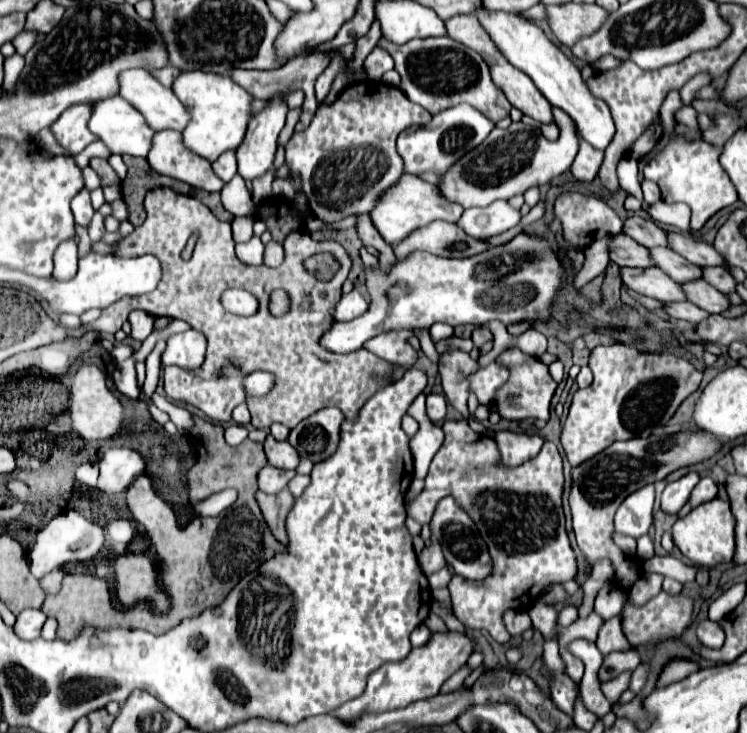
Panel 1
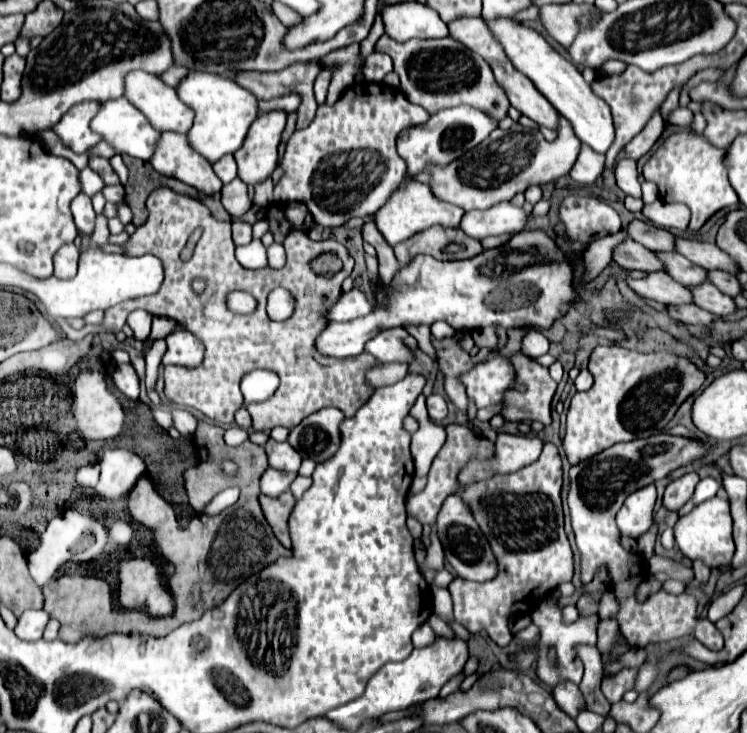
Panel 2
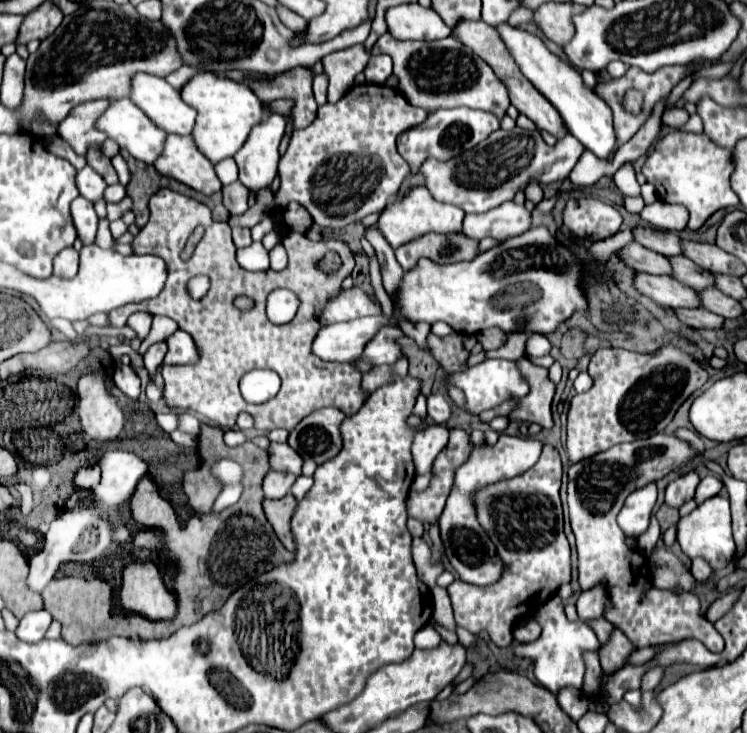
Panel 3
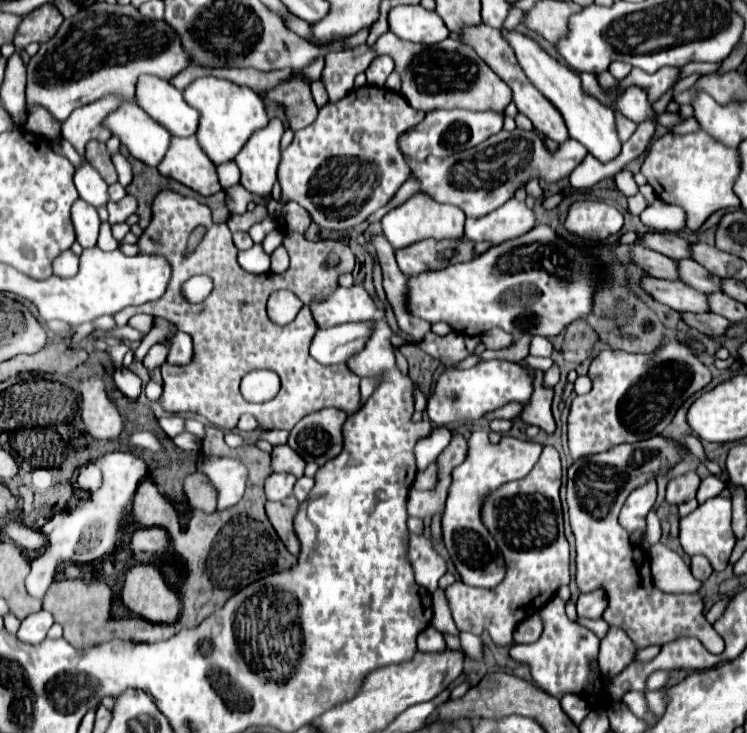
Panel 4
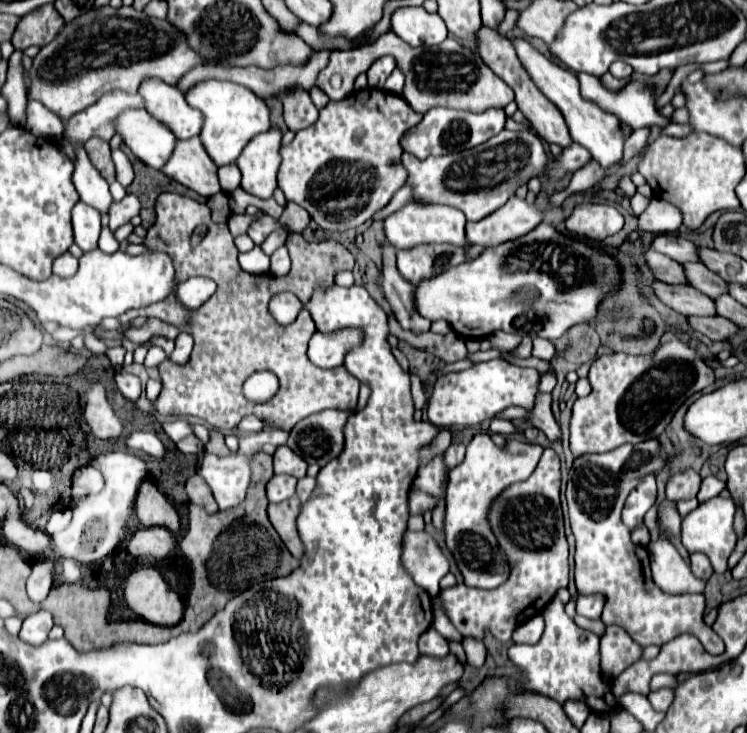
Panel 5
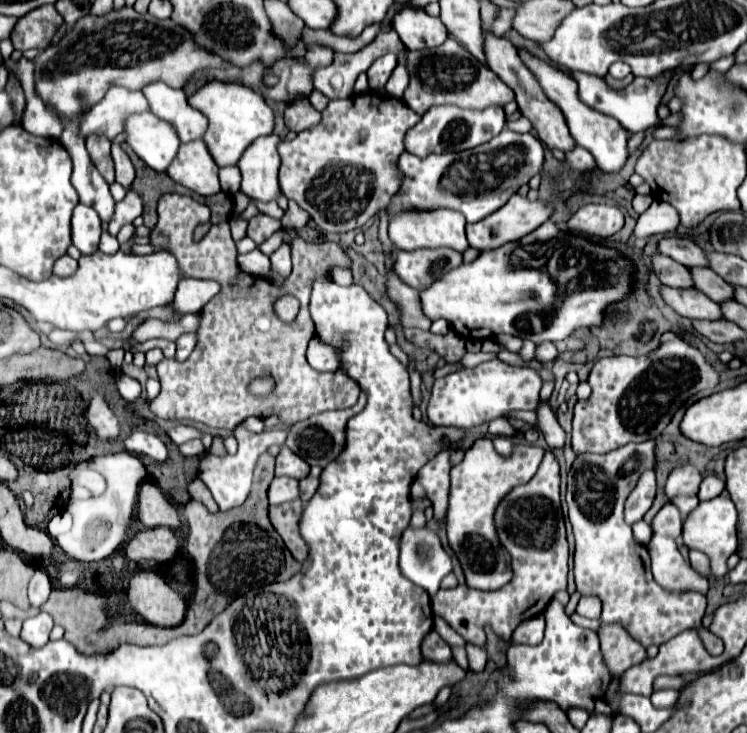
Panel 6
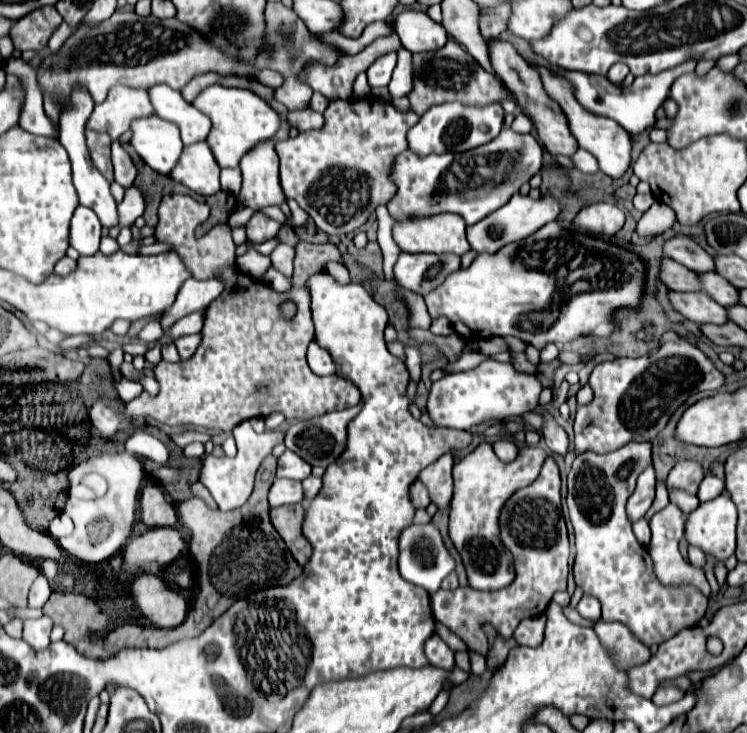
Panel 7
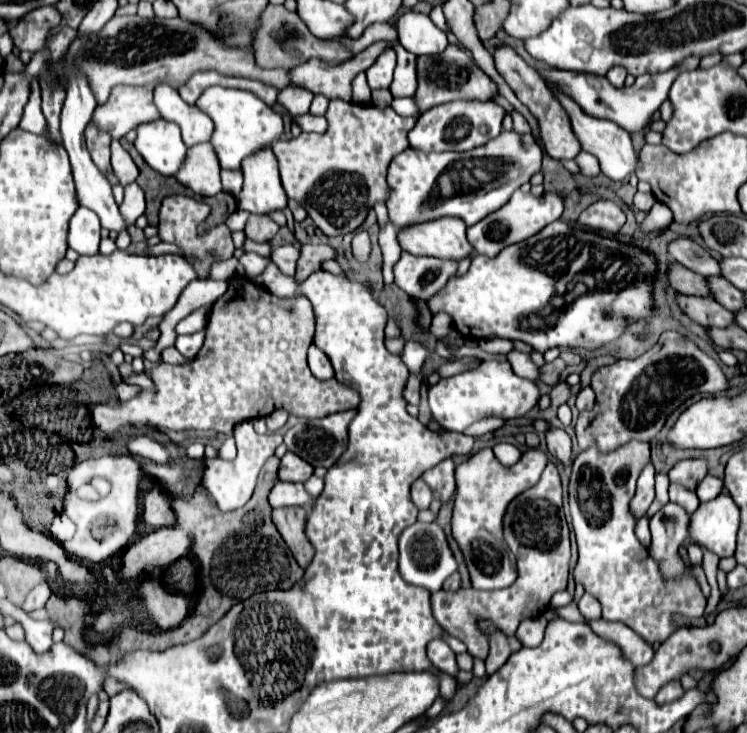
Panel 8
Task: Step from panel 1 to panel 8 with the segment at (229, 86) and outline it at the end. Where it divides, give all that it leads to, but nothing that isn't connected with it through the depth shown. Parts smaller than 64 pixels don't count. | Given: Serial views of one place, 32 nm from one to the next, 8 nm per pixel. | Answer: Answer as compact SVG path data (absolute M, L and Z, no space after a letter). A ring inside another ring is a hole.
M212 86L200 94L200 100L196 100L196 106L204 110L214 122L210 144L216 148L220 168L238 170L246 156L254 154L264 146L270 146L282 134L280 114L276 114L268 104L264 104L264 100L260 100L256 94L248 90Z

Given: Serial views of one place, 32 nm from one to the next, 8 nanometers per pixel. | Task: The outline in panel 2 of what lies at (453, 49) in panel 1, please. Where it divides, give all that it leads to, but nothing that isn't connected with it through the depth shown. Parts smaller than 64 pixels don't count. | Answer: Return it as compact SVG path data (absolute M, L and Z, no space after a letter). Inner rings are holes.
M386 34L378 40L376 50L386 52L394 60L394 70L402 78L400 92L412 102L426 108L430 114L468 104L482 112L488 112L494 120L502 120L508 114L510 102L506 92L496 84L490 66L478 56L476 52L468 50L464 44L456 42L454 38L436 38L436 40L408 40L398 44L390 40Z

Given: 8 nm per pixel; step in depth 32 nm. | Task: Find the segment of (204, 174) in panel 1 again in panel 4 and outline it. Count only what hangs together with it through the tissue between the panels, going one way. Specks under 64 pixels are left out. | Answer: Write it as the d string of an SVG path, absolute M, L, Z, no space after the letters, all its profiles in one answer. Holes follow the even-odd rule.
M172 136L168 156L160 160L158 172L182 182L184 186L200 192L202 196L212 196L222 190L216 176L216 166L202 152L202 148L196 142L196 136Z

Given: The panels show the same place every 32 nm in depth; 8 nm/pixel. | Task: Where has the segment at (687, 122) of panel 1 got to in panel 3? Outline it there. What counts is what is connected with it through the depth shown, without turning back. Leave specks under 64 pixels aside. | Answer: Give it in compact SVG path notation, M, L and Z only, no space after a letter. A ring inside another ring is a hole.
M681 108L681 113L675 113L675 116L669 116L668 113L664 113L662 116L662 124L670 127L680 128L690 118L688 112Z

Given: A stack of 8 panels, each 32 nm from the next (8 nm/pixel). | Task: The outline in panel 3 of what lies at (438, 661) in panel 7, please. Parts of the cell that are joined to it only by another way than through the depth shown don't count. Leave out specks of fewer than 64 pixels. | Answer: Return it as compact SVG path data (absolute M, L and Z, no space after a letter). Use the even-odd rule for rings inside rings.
M426 624L424 628L420 628L416 632L416 638L414 638L416 648L436 648L440 642L442 642L440 634L430 624Z

